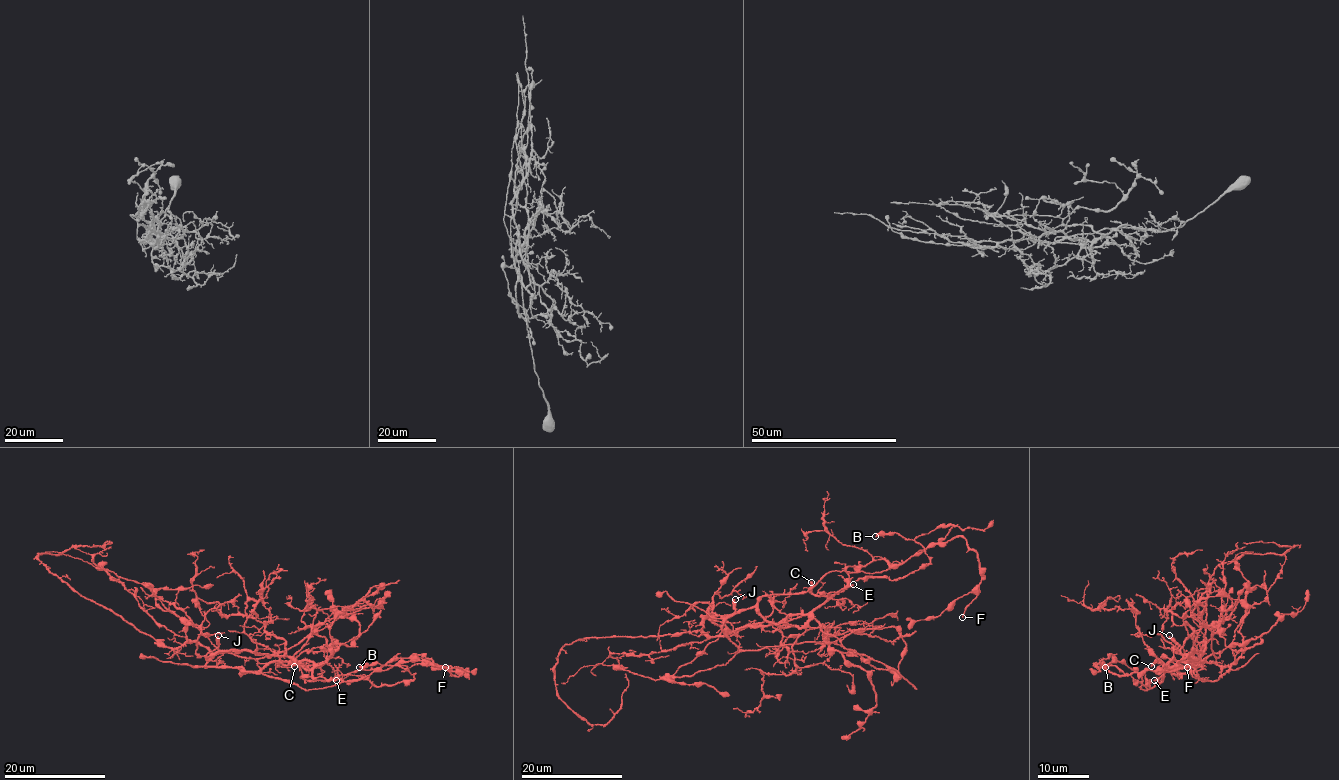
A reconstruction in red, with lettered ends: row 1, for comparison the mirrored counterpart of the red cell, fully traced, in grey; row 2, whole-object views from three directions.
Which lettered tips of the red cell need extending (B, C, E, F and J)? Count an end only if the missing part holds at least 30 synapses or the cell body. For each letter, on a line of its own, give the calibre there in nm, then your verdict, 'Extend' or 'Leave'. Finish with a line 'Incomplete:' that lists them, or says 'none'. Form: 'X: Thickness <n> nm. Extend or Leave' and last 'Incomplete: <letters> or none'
B: Thickness 440 nm. Leave
C: Thickness 360 nm. Extend
E: Thickness 180 nm. Leave
F: Thickness 170 nm. Leave
J: Thickness 320 nm. Leave
Incomplete: C

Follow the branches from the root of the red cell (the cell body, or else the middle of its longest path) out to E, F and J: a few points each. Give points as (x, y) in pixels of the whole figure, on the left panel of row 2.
E: (219, 666), (251, 672), (277, 661), (284, 665), (310, 661), (315, 677), (336, 680)
F: (219, 666), (280, 677), (307, 690), (360, 680), (410, 661), (434, 662), (457, 676), (464, 671), (445, 667)
J: (219, 666), (206, 666), (209, 658), (207, 654), (218, 647), (218, 635)

